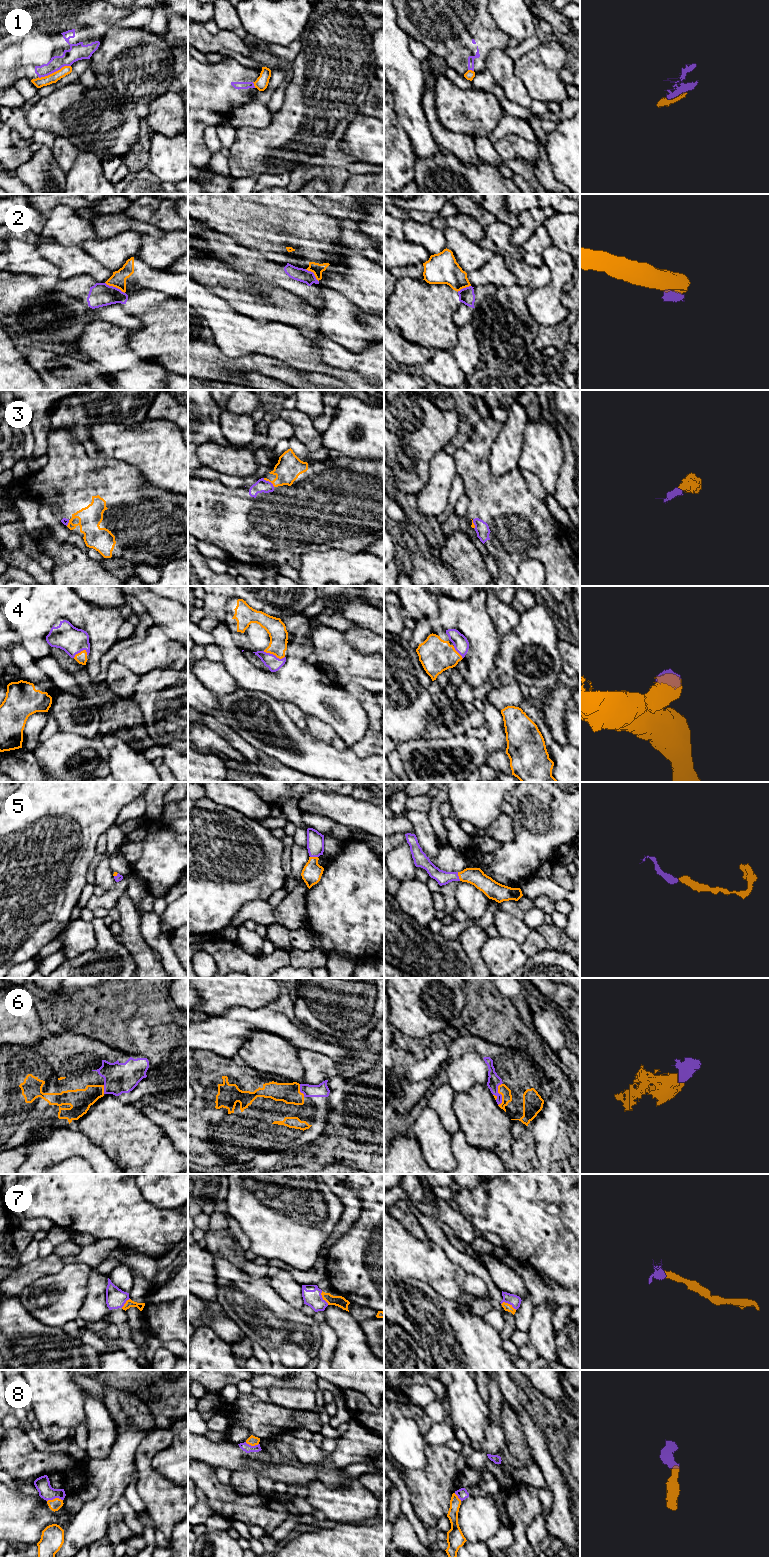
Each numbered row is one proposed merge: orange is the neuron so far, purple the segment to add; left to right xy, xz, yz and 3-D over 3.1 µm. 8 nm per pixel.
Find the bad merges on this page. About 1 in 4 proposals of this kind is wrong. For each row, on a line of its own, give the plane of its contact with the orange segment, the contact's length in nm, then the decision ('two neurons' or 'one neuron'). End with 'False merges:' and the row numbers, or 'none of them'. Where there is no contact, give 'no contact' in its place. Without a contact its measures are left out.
1: meets orange in xy; contact 280 nm long; two neurons
2: meets orange in xy; contact 180 nm long; two neurons
3: meets orange in xz; contact 120 nm long; one neuron
4: meets orange in xz; contact 180 nm long; one neuron
5: meets orange in yz; contact 80 nm long; one neuron
6: meets orange in yz; contact 190 nm long; one neuron
7: meets orange in yz; contact 140 nm long; one neuron
8: meets orange in xy; contact 130 nm long; one neuron
False merges: 1, 2

